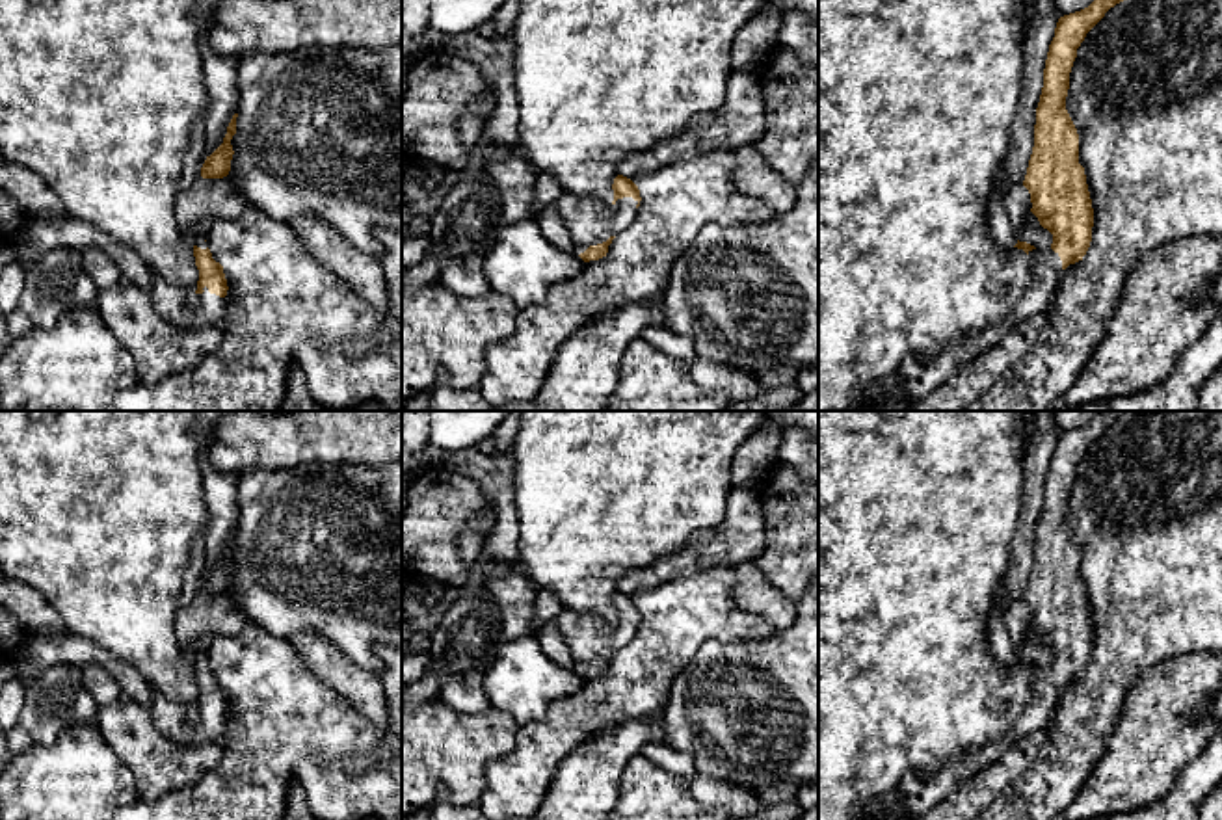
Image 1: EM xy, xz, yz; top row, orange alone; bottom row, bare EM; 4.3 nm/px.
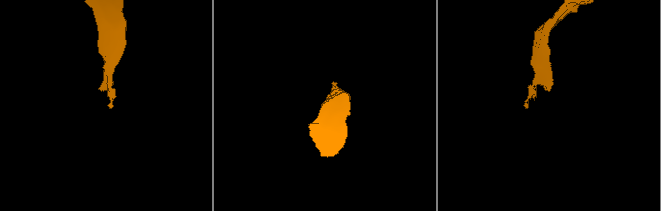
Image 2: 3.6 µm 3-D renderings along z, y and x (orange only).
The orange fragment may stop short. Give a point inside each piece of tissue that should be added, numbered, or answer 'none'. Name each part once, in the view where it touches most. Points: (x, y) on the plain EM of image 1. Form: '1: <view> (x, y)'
1: xz (590, 638)

